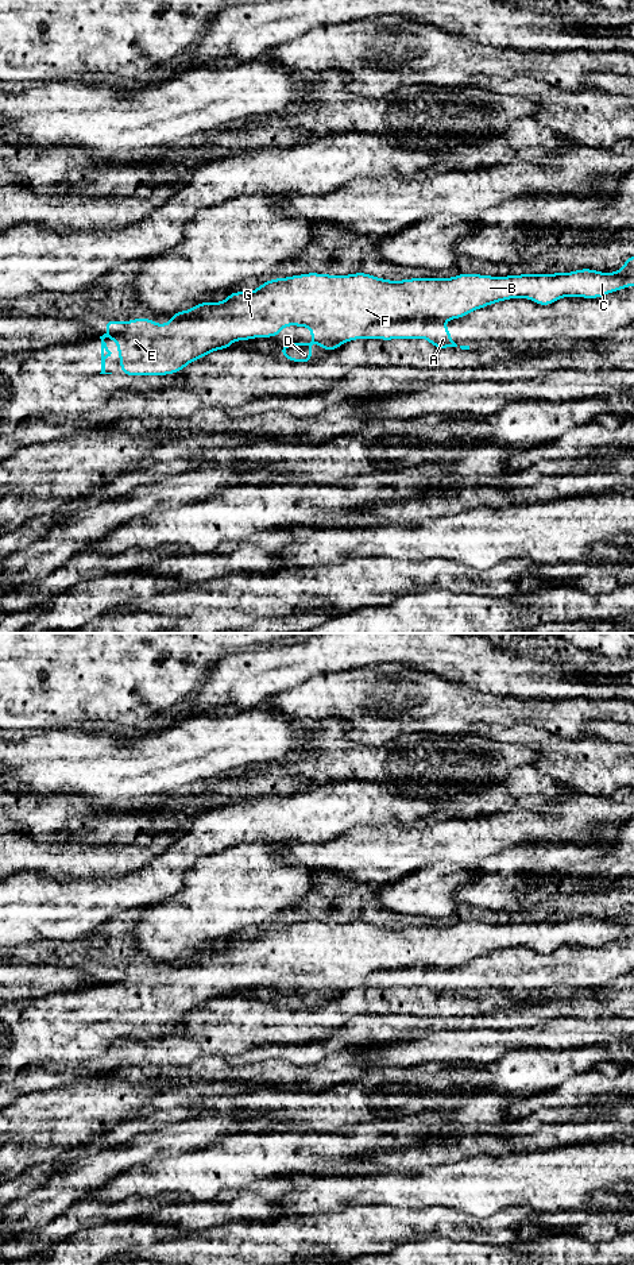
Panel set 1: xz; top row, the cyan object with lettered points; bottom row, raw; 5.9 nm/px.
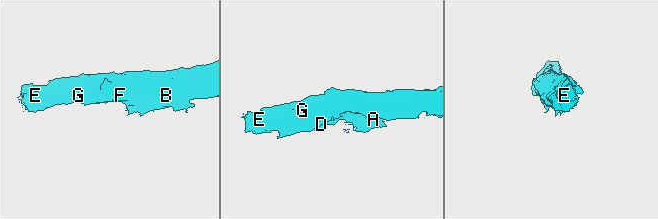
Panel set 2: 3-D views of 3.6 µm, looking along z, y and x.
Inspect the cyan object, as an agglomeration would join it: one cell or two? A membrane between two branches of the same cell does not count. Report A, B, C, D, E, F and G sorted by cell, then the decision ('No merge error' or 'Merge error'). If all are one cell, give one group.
Groups: A B C D E F G. No merge error

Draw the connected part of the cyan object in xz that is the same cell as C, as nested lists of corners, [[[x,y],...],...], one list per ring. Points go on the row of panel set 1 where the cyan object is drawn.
[[[630,255],[625,261],[625,266],[614,273],[600,273],[592,269],[580,269],[572,273],[553,273],[553,274],[521,274],[521,275],[506,275],[506,277],[491,277],[491,275],[482,275],[482,274],[459,274],[452,278],[437,278],[437,277],[430,277],[430,278],[410,278],[410,279],[402,279],[402,281],[390,281],[390,279],[383,279],[374,277],[367,273],[353,273],[348,275],[330,275],[330,274],[318,274],[318,273],[306,273],[301,275],[291,275],[286,278],[274,278],[267,282],[260,284],[260,286],[254,290],[254,292],[232,292],[224,301],[221,302],[208,302],[202,301],[198,305],[196,305],[192,309],[188,311],[181,311],[177,313],[171,315],[171,320],[167,324],[155,324],[151,319],[148,317],[142,317],[142,319],[134,319],[131,321],[115,321],[115,320],[104,320],[104,325],[108,328],[108,332],[100,336],[101,339],[101,373],[100,374],[112,374],[105,371],[105,359],[111,356],[111,351],[107,347],[107,343],[104,342],[105,338],[113,338],[116,340],[116,346],[119,347],[119,359],[120,359],[120,366],[121,371],[119,374],[125,374],[131,377],[138,377],[138,375],[167,375],[167,374],[177,374],[182,369],[185,369],[189,363],[192,363],[196,359],[206,356],[209,352],[216,351],[216,350],[225,350],[229,348],[231,344],[235,340],[250,340],[255,338],[272,338],[277,336],[282,332],[282,328],[286,325],[297,325],[297,327],[309,327],[312,329],[312,340],[309,343],[289,343],[286,346],[279,347],[279,352],[289,359],[290,362],[302,362],[302,363],[312,363],[312,343],[317,342],[321,348],[326,351],[332,351],[339,348],[343,343],[355,340],[355,339],[382,339],[382,340],[393,340],[393,339],[418,339],[424,338],[426,339],[430,344],[433,344],[438,350],[445,350],[448,347],[457,347],[457,344],[452,340],[451,332],[448,327],[442,327],[442,321],[453,320],[453,319],[460,319],[471,313],[472,311],[476,311],[479,308],[486,308],[494,302],[500,302],[503,300],[510,300],[510,298],[529,298],[538,305],[546,306],[557,301],[558,298],[563,297],[583,297],[583,298],[599,298],[603,297],[608,293],[618,292],[621,289],[625,289],[627,286],[634,286],[634,255]]]

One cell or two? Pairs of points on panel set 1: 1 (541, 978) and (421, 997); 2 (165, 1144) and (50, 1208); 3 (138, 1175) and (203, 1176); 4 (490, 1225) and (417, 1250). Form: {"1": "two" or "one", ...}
{"1": "two", "2": "one", "3": "one", "4": "two"}

